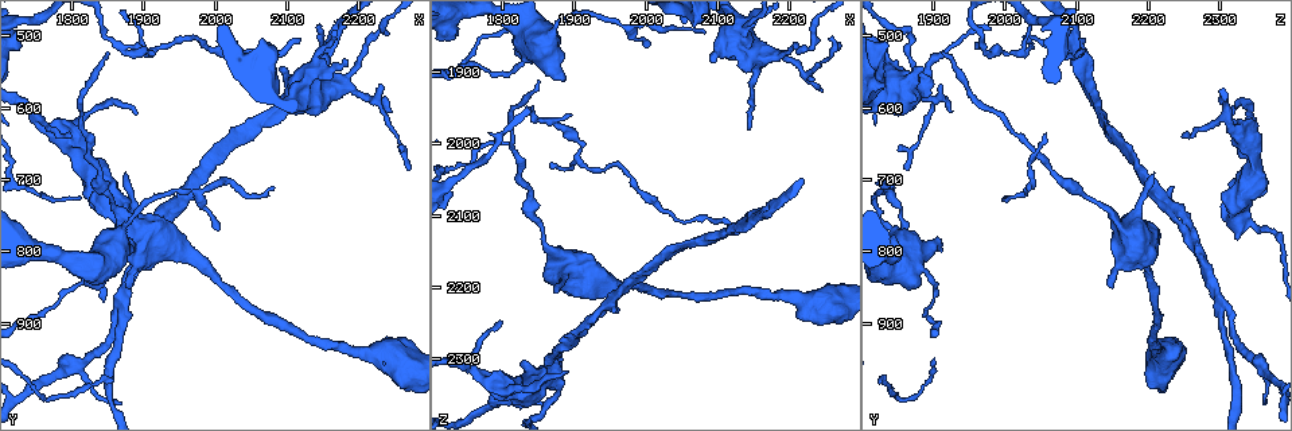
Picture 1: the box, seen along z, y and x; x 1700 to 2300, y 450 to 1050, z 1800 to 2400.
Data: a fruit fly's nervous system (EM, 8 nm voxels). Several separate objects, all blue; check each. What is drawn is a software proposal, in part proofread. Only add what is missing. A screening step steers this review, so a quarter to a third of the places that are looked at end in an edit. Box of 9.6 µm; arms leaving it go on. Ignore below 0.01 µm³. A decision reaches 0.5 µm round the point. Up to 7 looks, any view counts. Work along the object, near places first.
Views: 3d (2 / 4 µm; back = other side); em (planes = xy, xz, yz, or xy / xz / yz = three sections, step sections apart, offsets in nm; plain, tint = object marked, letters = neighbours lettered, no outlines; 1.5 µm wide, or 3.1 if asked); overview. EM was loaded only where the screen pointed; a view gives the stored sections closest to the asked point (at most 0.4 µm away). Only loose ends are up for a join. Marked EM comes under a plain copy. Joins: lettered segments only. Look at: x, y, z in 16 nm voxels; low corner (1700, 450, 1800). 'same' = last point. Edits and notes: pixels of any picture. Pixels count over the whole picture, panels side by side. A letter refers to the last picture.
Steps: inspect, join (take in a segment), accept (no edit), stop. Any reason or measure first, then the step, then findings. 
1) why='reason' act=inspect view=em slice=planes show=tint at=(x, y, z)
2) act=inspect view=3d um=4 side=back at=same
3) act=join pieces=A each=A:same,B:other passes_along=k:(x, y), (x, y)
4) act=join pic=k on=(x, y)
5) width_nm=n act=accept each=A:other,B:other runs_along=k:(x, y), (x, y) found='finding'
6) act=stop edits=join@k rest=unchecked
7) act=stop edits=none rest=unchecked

why='an open end' act=inspect view=em slice=planes show=letters at=(1875, 850, 2150)

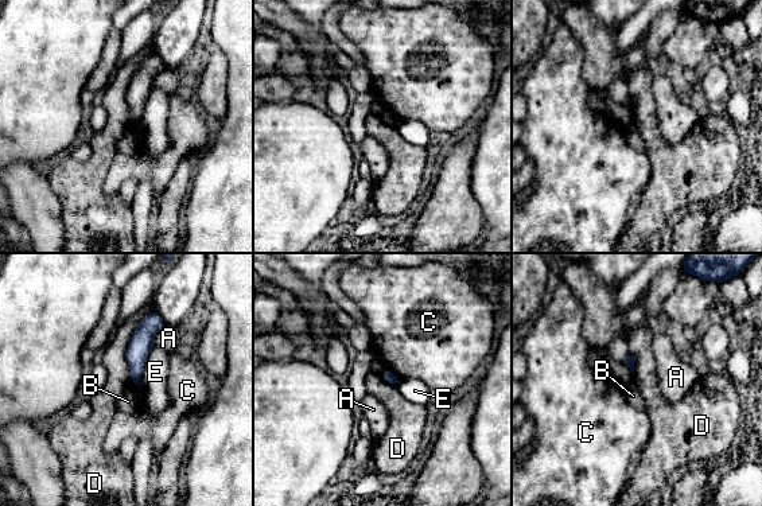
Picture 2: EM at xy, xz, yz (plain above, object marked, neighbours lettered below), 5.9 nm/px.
act=accept each=A:other,B:other,C:other,D:other,E:other border=2:(154, 310), (127, 349), (136, 385) found='no lettered segment goes on from it'

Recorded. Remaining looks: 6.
why='thin end' act=inspect view=3d um=2 at=(1890, 605, 2315)

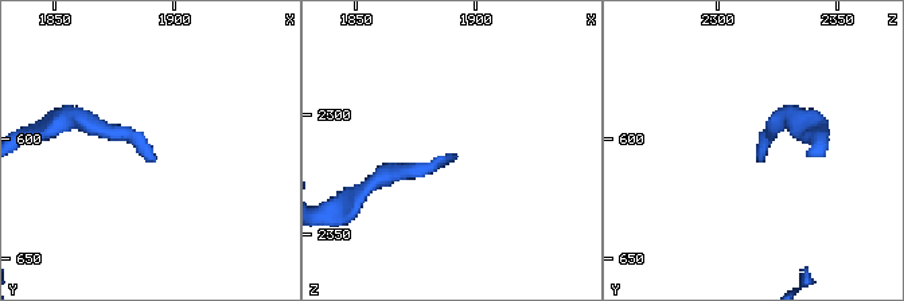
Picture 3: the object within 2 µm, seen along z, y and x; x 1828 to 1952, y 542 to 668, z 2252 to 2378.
why='need the tissue' act=inspect view=em slice=planes show=letters at=(1890, 609, 2317)

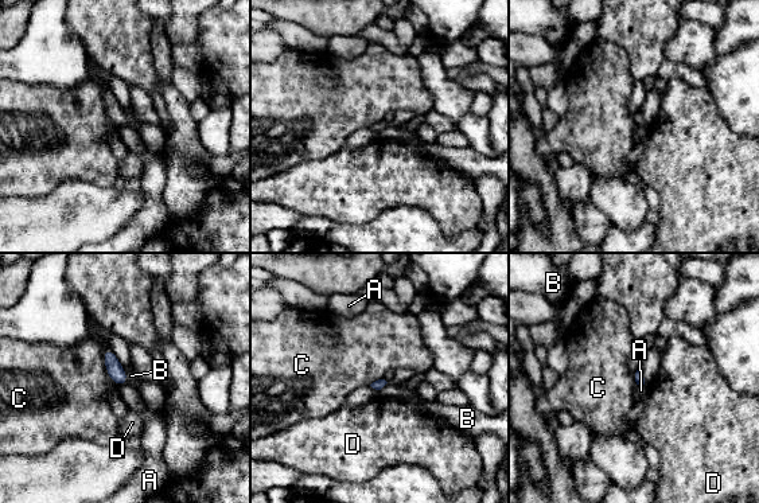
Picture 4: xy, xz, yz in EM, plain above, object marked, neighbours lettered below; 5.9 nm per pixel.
act=accept each=A:other,B:other,C:other,D:other border=4:(106, 347), (105, 370), (117, 385) found='none of them fits'

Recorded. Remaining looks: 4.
act=inspect view=em um=3.1 slice=yz step=8 show=letters at=(2100, 550, 1885)

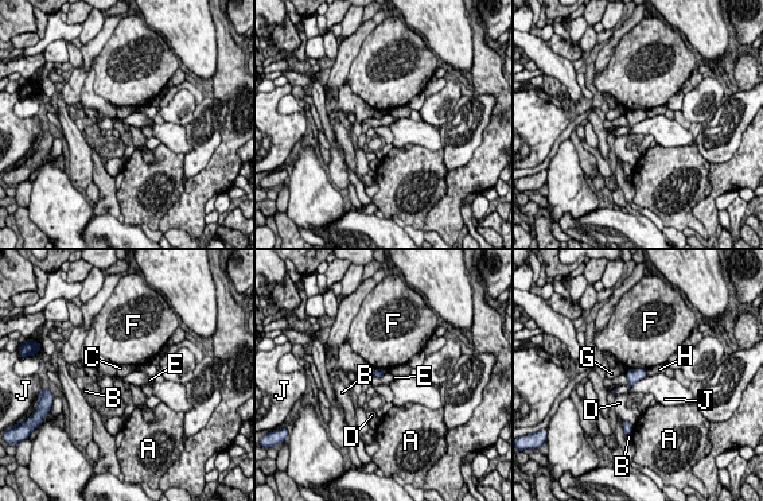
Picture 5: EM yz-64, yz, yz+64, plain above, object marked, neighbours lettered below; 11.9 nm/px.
act=accept each=A:other,B:other,C:other,D:other,E:other,F:other,G:other,H:other,J:other border=5:(646, 373), (629, 388) found='none of them fits'

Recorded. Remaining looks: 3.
act=stop edits=none rest=unchecked

